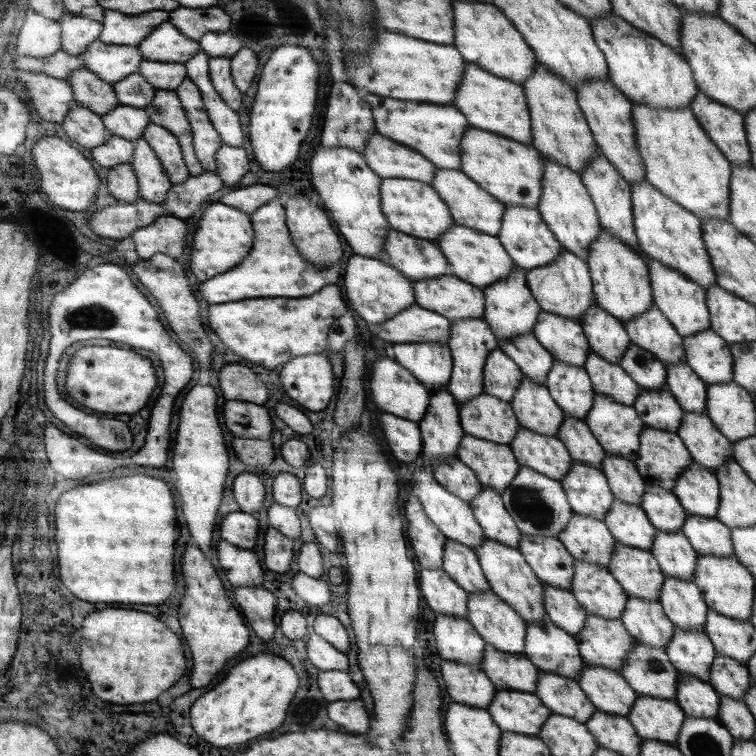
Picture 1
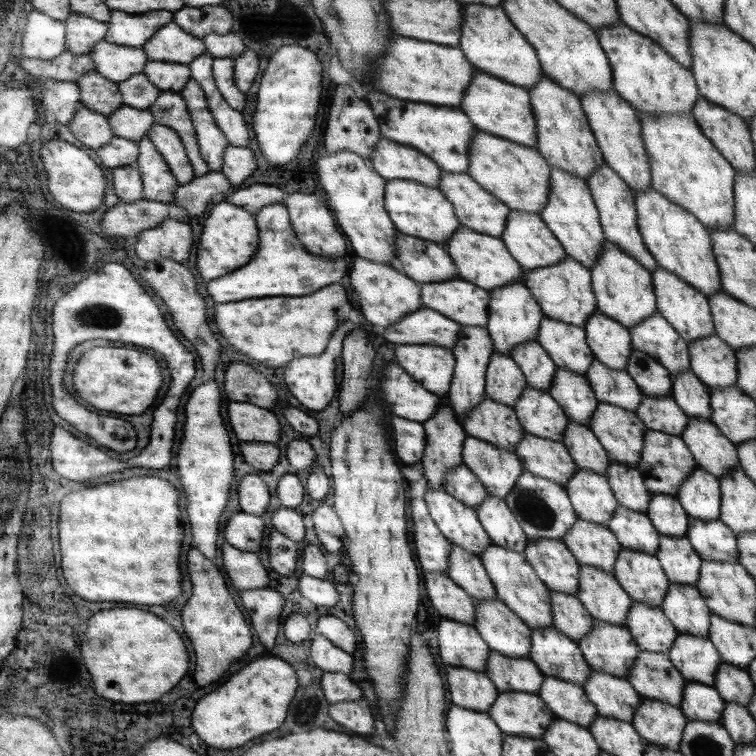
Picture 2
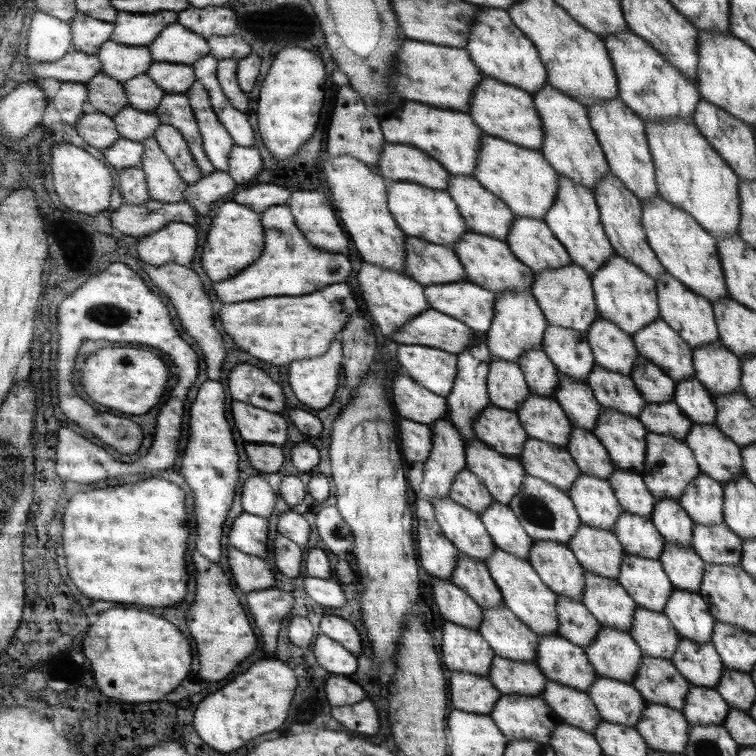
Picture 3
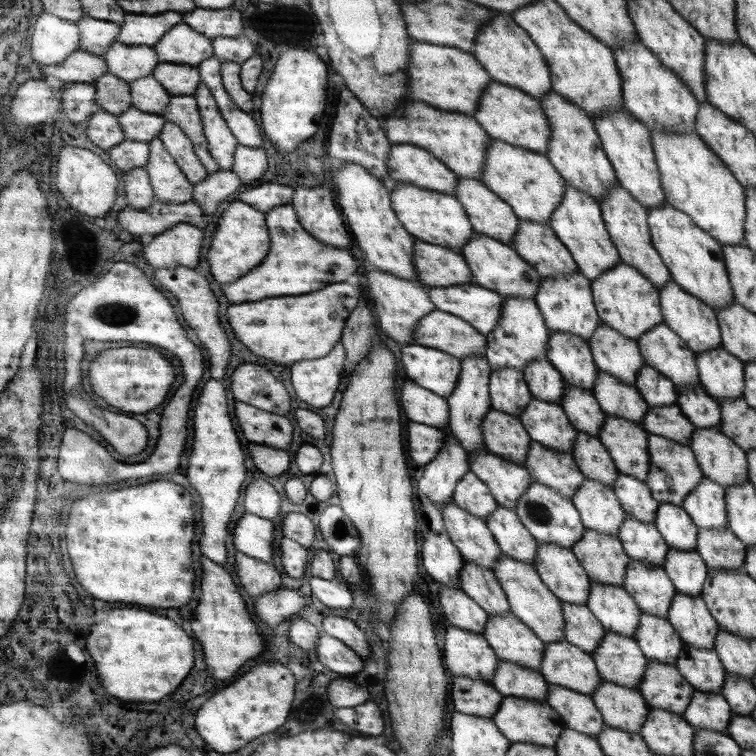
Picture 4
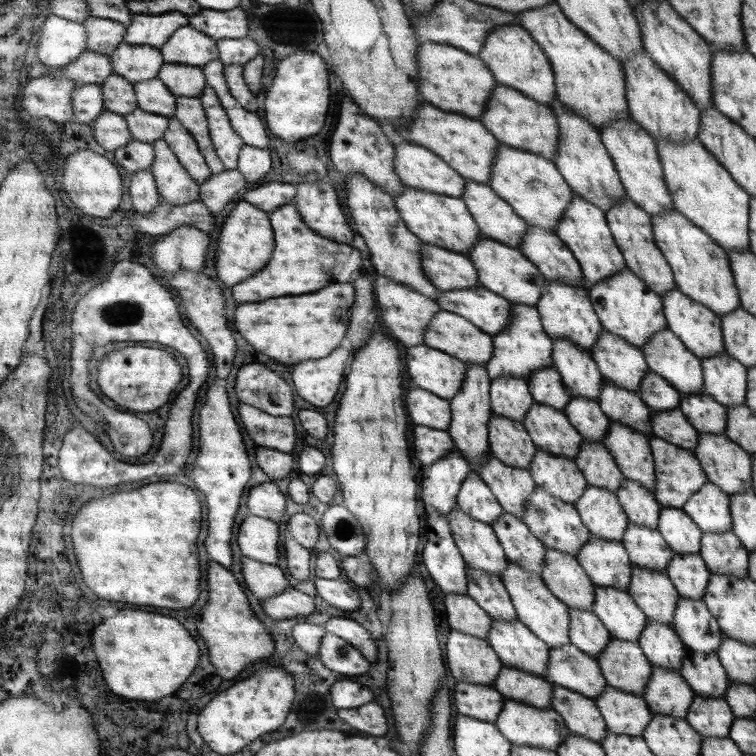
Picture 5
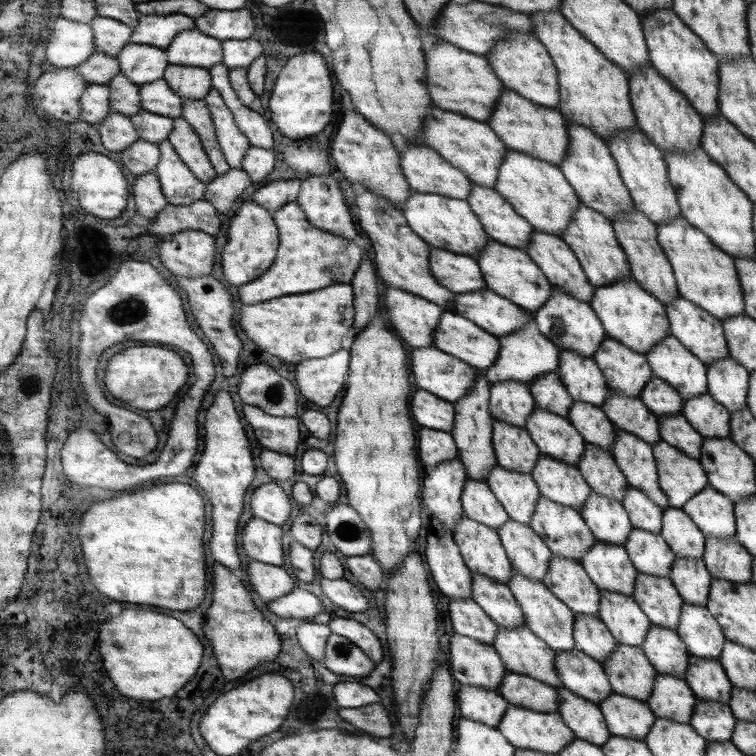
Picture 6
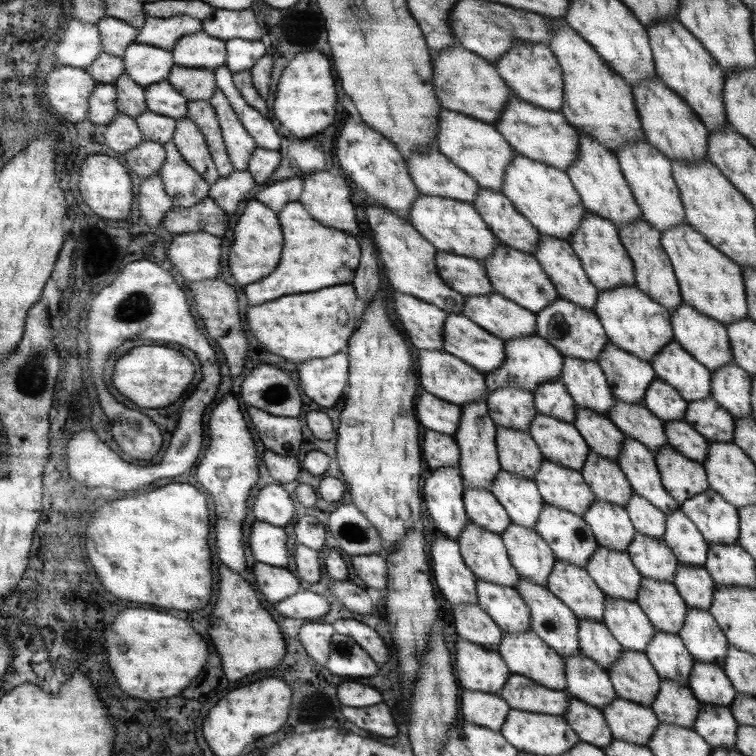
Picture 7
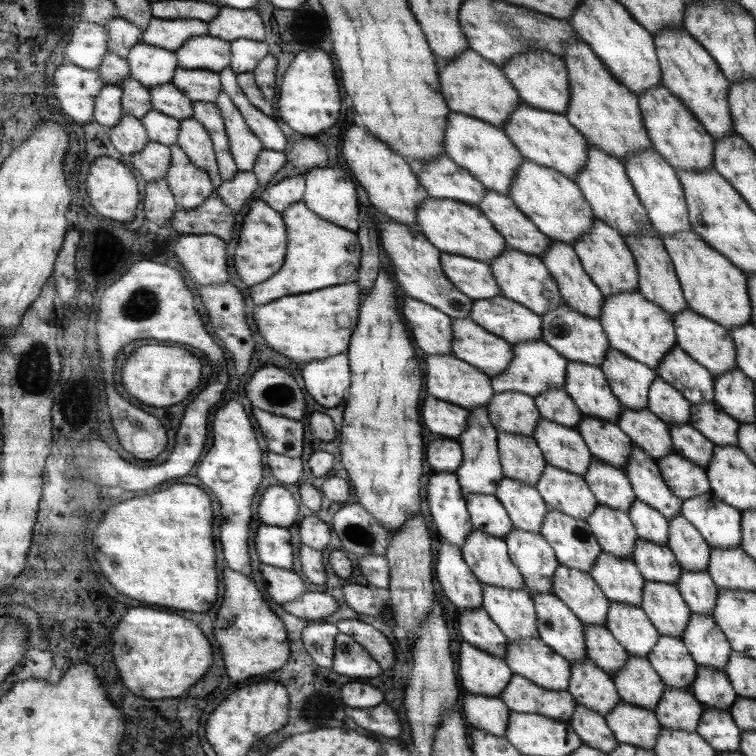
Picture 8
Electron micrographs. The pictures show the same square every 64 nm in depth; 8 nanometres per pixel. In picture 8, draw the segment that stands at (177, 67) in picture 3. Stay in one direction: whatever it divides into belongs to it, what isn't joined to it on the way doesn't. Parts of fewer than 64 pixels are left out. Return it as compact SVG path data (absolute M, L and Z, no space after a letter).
M178 68L171 83L193 102L214 103L220 92L223 92L222 79L216 71Z

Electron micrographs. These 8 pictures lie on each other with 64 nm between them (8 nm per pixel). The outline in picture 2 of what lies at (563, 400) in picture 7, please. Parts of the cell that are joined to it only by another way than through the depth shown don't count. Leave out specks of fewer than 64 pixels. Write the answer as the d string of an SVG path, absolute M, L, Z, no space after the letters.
M537 340L513 347L510 357L519 363L527 385L550 394L558 366Z

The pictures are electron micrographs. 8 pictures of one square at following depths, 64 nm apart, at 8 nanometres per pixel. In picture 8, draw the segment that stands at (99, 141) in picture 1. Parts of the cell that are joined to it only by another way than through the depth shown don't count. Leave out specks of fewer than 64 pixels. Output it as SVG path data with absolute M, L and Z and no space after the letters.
M124 114L120 123L110 129L110 142L122 154L134 154L151 140L141 119Z

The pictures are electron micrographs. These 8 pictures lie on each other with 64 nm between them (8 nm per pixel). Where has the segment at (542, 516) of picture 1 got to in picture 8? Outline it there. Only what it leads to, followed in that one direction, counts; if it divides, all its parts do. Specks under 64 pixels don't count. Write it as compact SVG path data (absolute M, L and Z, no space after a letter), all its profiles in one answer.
M549 508L540 534L555 549L560 565L588 574L603 552L589 524L564 511Z

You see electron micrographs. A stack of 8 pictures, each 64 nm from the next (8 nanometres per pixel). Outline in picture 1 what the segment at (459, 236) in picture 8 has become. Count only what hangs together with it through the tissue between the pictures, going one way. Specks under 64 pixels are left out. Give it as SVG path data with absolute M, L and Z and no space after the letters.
M405 178L383 179L380 198L383 199L383 212L391 228L404 234L436 242L440 235L455 224L451 208L440 198L439 192L431 184Z

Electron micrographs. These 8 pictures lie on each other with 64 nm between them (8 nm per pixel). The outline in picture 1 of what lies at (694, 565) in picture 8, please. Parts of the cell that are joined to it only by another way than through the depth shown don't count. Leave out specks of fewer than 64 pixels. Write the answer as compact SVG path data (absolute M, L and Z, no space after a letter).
M647 487L642 507L658 532L683 530L688 517L676 494L664 487Z

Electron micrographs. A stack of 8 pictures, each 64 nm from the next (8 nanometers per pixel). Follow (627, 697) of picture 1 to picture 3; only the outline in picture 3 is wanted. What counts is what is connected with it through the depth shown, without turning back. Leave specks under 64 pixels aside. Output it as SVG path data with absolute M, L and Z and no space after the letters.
M597 676L586 693L598 707L604 721L628 727L636 728L647 704L633 684L613 678Z

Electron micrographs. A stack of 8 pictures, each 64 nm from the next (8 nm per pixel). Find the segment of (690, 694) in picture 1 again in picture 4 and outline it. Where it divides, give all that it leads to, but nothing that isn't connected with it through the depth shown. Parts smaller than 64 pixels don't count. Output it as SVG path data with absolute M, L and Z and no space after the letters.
M695 691L683 717L695 730L708 729L727 733L734 711L722 694Z

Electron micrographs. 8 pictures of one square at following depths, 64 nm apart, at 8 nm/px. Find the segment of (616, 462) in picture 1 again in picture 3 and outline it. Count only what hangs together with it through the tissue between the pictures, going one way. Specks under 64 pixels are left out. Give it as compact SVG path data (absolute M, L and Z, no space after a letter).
M615 467L609 478L624 511L651 519L656 506L655 495L648 490L643 475Z

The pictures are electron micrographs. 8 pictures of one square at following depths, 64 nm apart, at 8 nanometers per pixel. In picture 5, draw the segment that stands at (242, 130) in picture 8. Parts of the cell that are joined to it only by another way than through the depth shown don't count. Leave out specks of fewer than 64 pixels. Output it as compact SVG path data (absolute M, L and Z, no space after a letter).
M214 88L204 89L200 95L204 110L207 112L208 127L212 136L212 142L215 144L216 154L224 162L228 170L238 168L238 157L244 140L232 129L231 119L228 118L227 111L224 110L223 103L220 102L219 95Z

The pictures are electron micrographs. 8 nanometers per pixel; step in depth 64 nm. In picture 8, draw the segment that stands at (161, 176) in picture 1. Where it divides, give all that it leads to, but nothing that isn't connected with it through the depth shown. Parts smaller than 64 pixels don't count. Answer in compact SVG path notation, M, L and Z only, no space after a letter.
M176 144L170 148L172 164L168 167L165 180L180 208L195 209L215 192L214 183L207 171L196 166L182 147Z

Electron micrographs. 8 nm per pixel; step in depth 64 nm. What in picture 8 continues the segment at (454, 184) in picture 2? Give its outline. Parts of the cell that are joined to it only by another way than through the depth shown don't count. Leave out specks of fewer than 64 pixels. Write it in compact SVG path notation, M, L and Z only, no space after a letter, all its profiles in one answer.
M488 191L478 207L504 236L510 249L540 257L550 247L552 239L540 231L508 195Z

